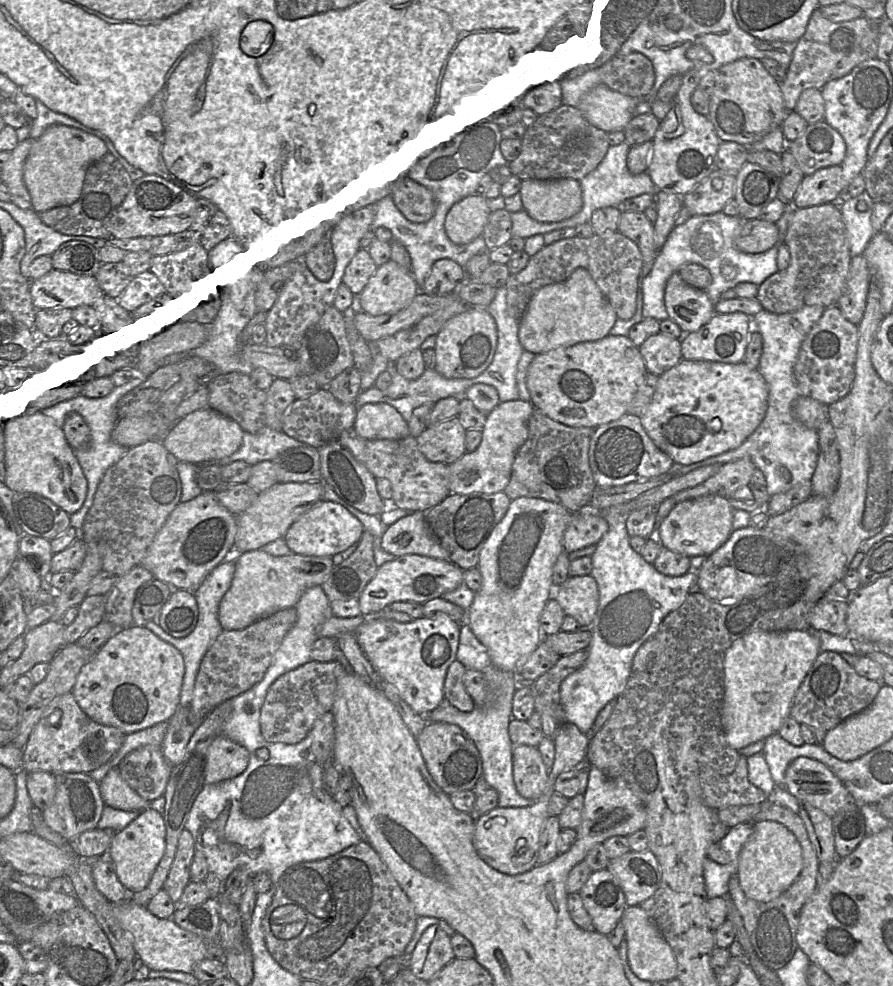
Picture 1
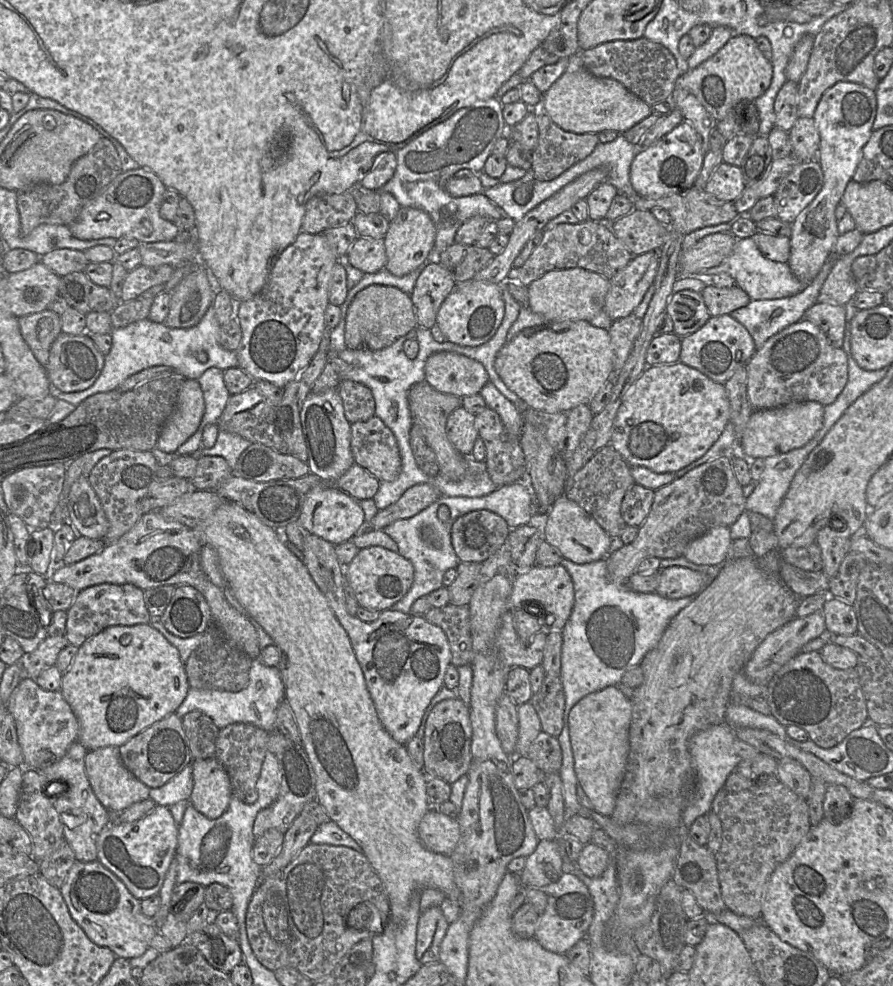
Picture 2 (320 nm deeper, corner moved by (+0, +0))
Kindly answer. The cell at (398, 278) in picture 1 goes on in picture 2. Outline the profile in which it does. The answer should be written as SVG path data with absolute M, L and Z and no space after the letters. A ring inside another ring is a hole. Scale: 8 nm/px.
M401 206L384 237L387 256L385 269L395 276L404 276L423 266L429 261L435 236L436 227L428 213L421 209Z

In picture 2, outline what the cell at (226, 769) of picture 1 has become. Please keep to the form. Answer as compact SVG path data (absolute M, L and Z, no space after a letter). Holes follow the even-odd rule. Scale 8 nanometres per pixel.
M216 757L193 760L193 790L190 804L209 819L219 818L232 798L230 778Z

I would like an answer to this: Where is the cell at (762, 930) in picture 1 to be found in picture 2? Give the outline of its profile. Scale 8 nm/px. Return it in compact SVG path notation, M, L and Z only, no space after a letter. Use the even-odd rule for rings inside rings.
M780 781L737 793L723 787L716 794L711 811L722 823L722 844L716 860L723 901L735 914L761 921L764 894L772 873L811 829L807 800Z

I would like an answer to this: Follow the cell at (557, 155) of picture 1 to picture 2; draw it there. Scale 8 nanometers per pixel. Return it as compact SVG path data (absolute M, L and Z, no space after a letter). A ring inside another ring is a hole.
M541 109L538 111L537 123L539 128L538 144L532 152L531 169L535 178L540 181L555 179L571 166L590 155L600 142L596 133L577 134L563 130Z

